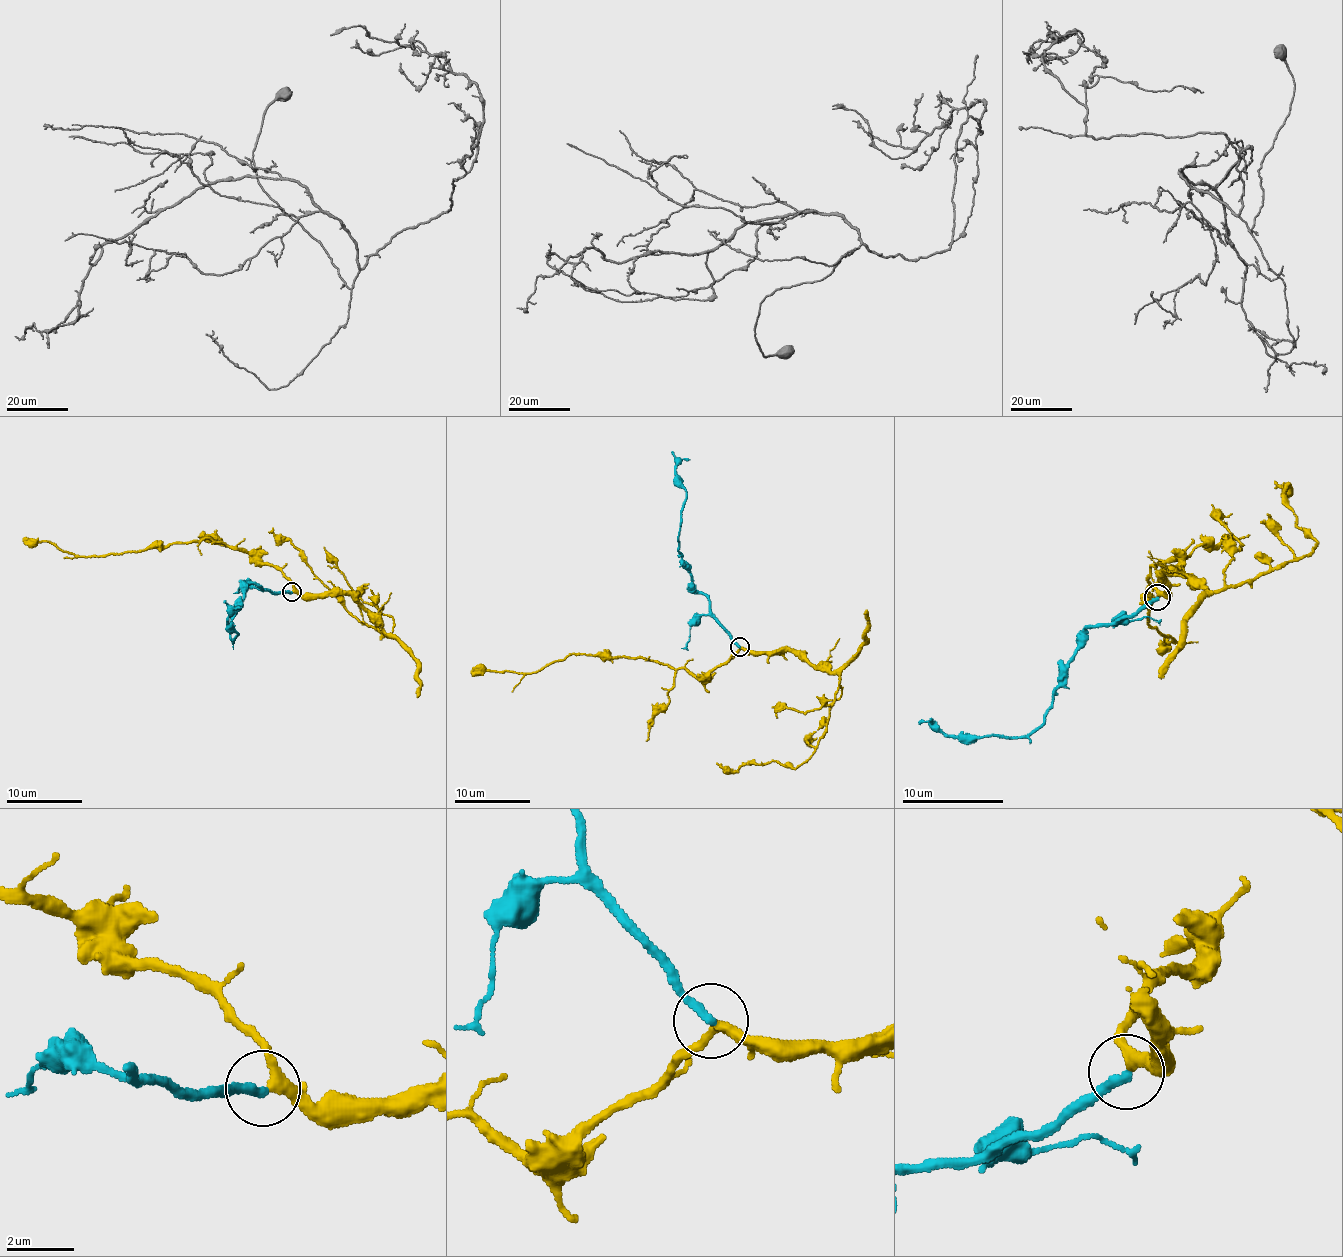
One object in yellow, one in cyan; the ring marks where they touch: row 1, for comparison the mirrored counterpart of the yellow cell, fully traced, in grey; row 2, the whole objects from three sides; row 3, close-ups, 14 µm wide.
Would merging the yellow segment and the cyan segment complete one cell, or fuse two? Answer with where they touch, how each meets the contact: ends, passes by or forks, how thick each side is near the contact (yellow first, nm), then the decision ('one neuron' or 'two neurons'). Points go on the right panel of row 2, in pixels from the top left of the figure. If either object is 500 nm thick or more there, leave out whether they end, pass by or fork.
(1157, 597) | yellow passes by | cyan ends | 280/280 nm | one neuron

